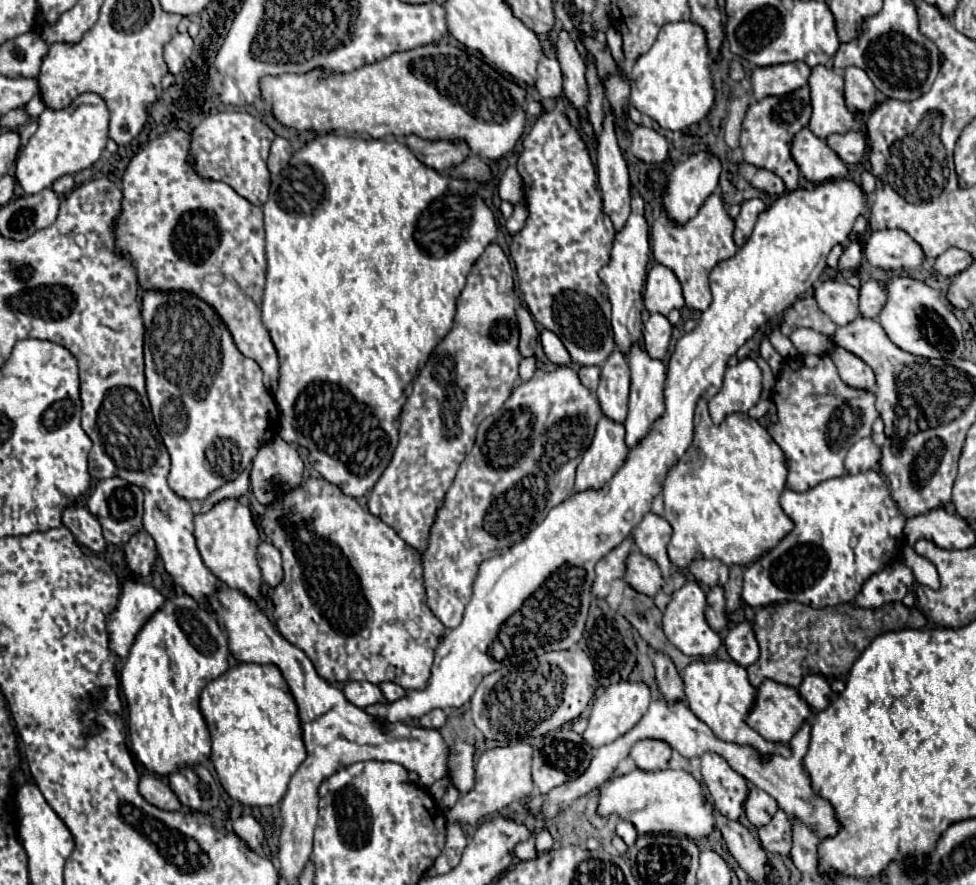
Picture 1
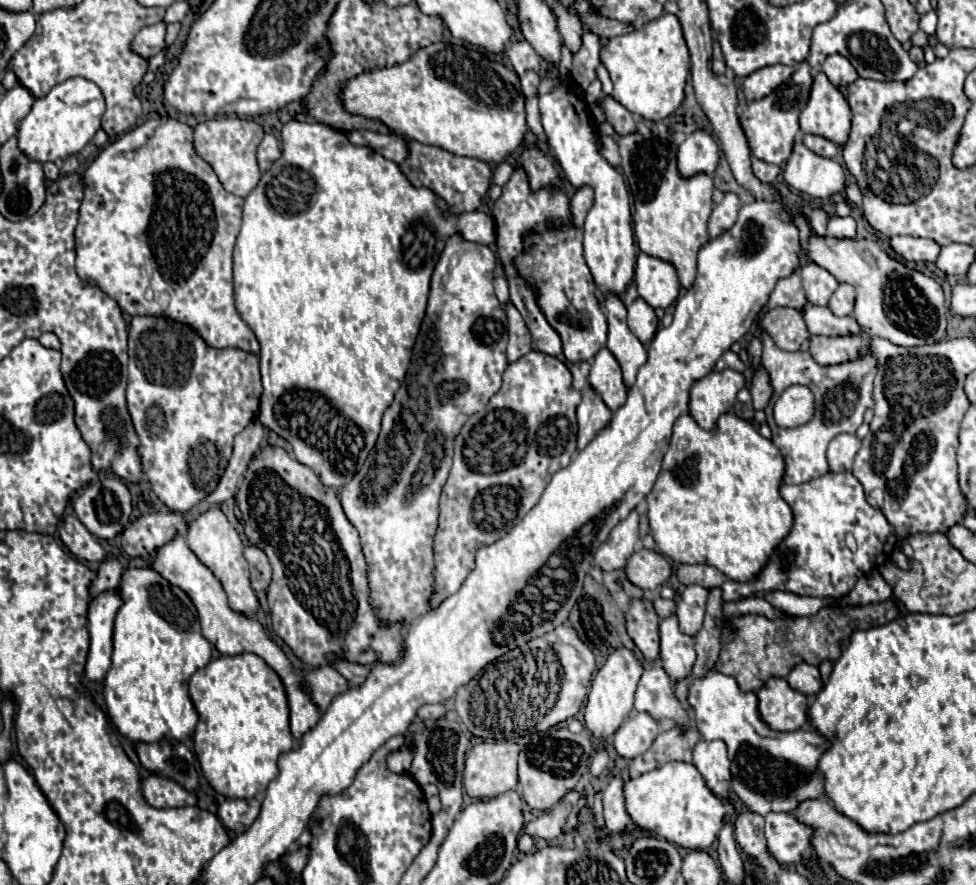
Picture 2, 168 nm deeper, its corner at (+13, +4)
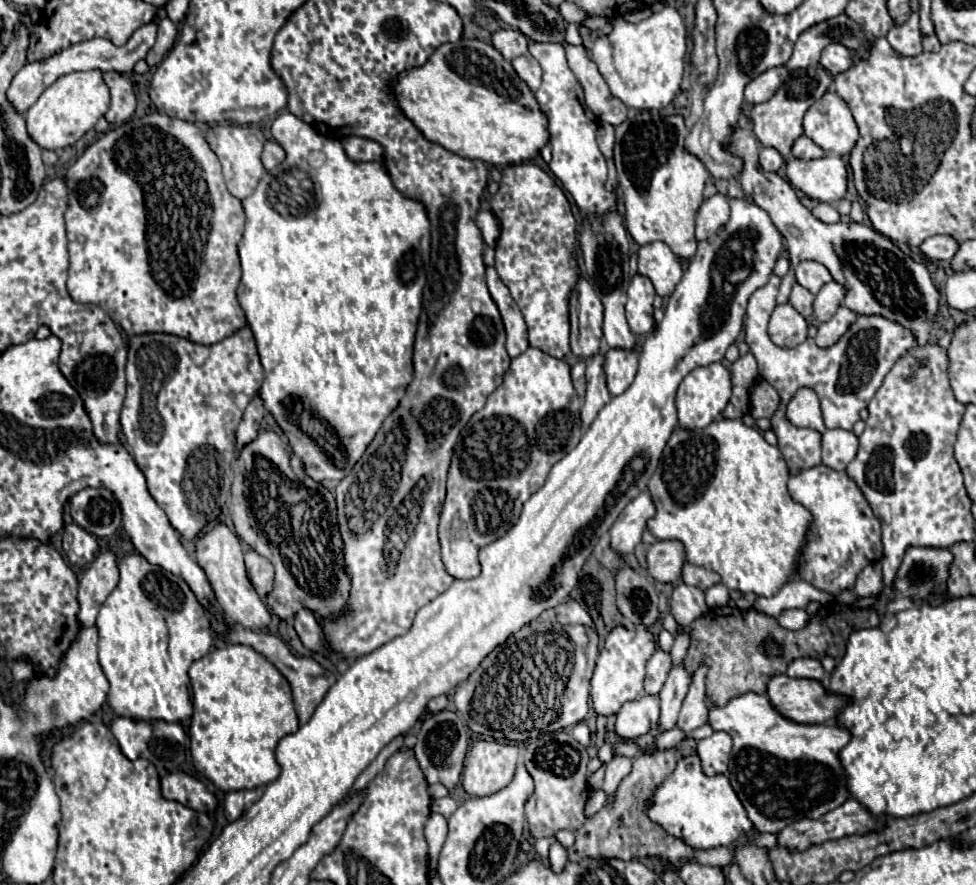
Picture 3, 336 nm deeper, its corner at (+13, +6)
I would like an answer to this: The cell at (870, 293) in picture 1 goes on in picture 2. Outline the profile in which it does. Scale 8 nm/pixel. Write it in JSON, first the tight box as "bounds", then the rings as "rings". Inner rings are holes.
{"bounds":[828,283,856,317],"rings":[[[840,283],[838,289],[832,293],[828,309],[836,317],[846,317],[846,315],[852,315],[854,301],[856,301],[856,289],[852,285],[848,285],[848,283]]]}

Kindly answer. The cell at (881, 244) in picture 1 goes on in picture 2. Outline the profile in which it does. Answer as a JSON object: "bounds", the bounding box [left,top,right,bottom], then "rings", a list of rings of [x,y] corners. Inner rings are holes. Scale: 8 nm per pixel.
{"bounds":[890,237,942,261],"rings":[[[890,237],[890,245],[906,261],[936,261],[942,249],[932,239],[916,239],[916,237]]]}

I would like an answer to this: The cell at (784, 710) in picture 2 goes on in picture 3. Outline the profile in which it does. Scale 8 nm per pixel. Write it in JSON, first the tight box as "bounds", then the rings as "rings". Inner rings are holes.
{"bounds":[768,675,846,723],"rings":[[[774,675],[768,683],[768,699],[772,707],[786,719],[794,723],[826,723],[836,717],[836,713],[844,707],[846,699],[838,695],[828,695],[822,683],[812,679],[790,679],[788,675]]]}

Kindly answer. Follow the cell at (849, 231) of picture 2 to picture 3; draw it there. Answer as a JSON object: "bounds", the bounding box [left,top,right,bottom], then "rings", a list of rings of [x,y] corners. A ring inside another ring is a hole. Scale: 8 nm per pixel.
{"bounds":[812,203,840,223],"rings":[[[818,203],[812,209],[812,213],[814,213],[814,217],[818,217],[824,223],[838,223],[840,221],[840,213],[832,205],[828,205],[828,203]]]}

